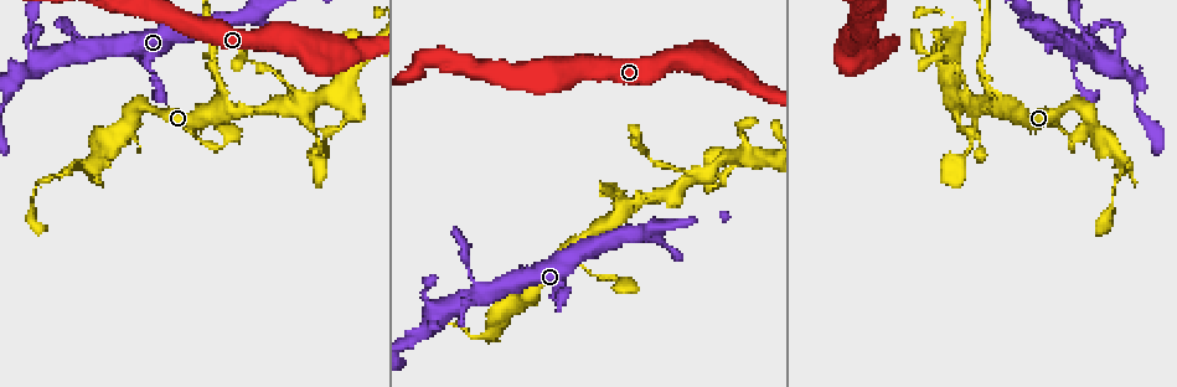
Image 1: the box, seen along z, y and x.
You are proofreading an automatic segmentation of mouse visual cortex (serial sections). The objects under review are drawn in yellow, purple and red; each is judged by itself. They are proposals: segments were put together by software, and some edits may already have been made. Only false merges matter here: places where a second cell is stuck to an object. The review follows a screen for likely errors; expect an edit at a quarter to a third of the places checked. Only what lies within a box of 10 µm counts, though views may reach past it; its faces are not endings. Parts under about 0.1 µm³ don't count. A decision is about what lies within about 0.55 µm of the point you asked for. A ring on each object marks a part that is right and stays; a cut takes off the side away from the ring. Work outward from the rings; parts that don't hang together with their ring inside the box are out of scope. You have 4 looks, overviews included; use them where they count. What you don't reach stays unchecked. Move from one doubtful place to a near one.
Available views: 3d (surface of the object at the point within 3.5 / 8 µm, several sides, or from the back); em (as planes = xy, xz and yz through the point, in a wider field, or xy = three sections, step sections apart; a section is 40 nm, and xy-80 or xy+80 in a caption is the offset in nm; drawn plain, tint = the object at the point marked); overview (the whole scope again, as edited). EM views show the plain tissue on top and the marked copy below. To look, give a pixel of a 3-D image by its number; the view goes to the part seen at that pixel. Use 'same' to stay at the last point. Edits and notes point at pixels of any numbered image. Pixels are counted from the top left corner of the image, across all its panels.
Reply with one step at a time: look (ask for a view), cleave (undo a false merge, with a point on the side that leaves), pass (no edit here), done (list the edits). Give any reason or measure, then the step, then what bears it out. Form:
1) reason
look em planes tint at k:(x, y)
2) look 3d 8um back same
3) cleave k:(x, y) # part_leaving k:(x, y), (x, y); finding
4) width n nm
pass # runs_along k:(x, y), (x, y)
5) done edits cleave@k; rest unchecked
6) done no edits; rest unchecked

a fork
look 3d 3.5um at 1:(225, 108)

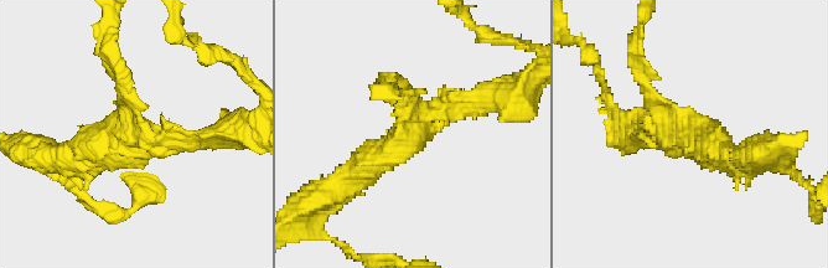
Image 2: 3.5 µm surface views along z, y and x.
arms 3; arm_widths 150, 200, 300 nm
look em xy step 5 tint at 2:(132, 134)

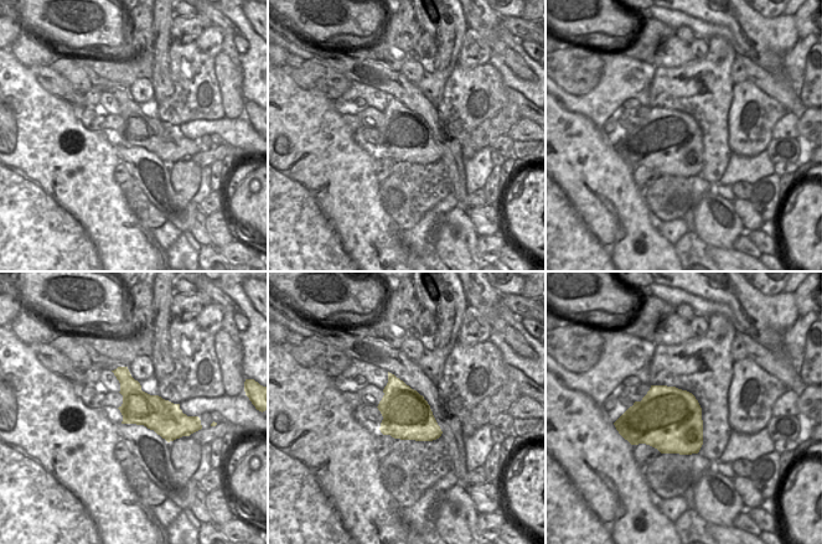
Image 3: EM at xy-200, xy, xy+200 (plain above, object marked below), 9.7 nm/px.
pass # one cell here

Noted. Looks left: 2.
thick turns thin
look 3d 8um at 1:(968, 151)

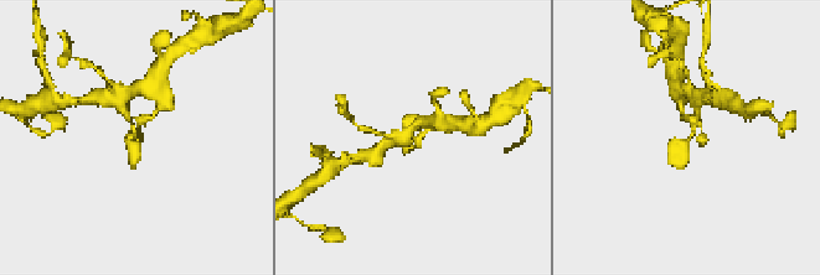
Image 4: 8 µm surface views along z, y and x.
look em planes tint same

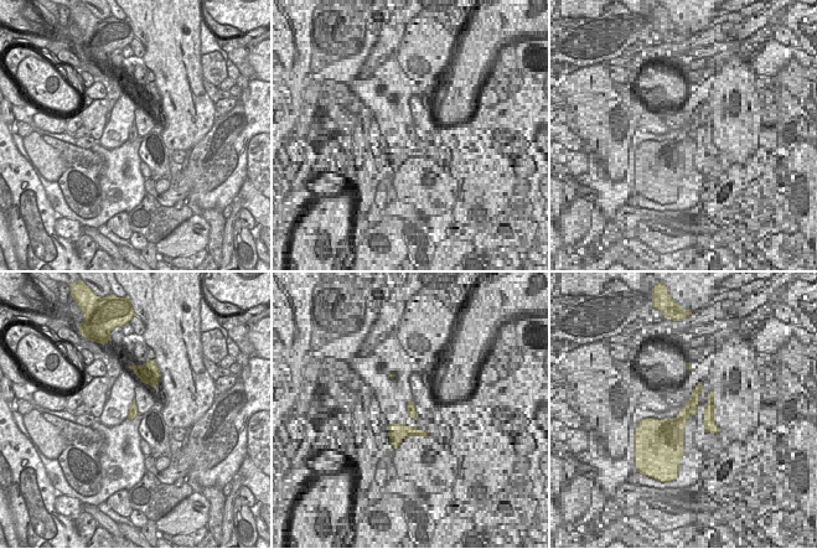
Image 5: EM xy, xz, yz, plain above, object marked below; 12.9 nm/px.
pass # runs_along 4:(695, 104), (694, 134), (670, 162); one cell here

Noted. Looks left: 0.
done no edits; rest unchecked

